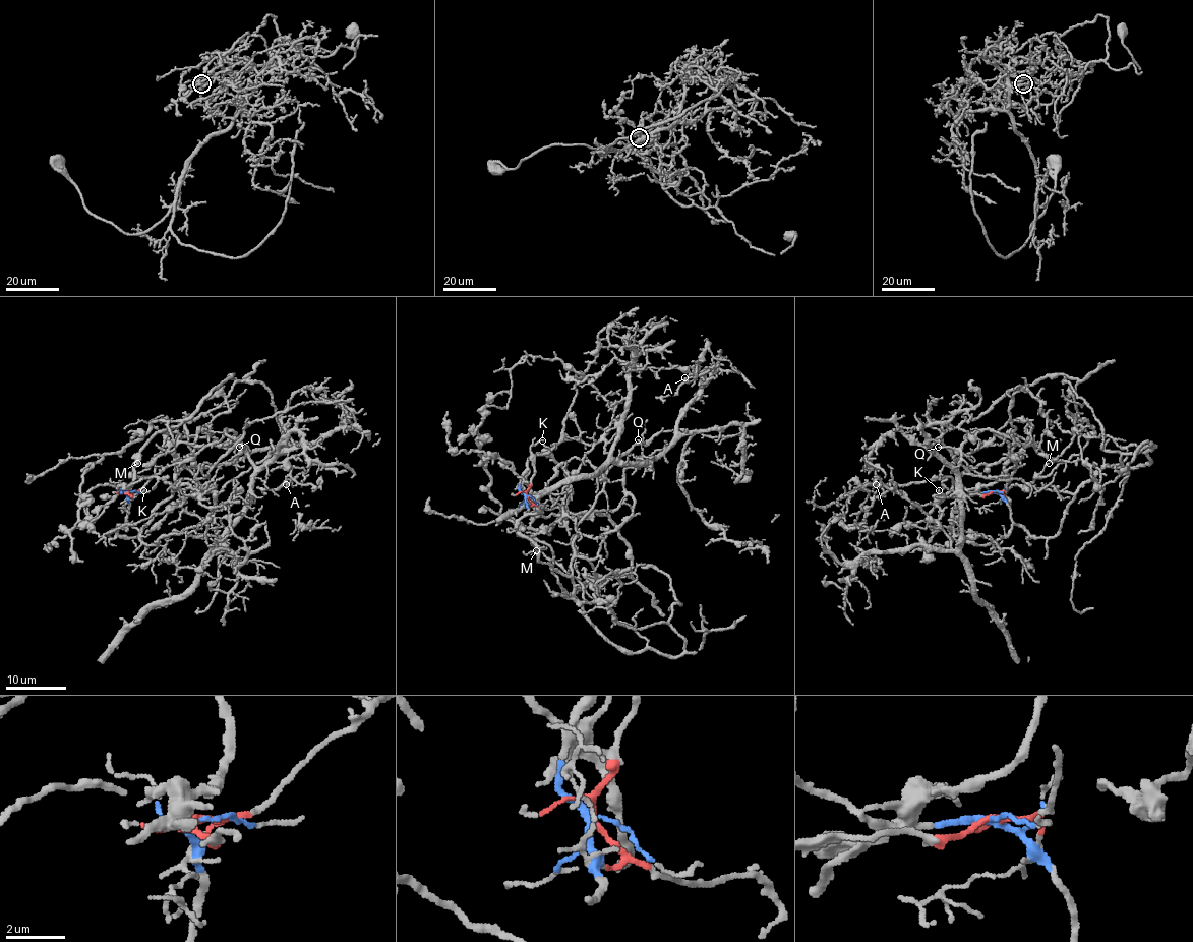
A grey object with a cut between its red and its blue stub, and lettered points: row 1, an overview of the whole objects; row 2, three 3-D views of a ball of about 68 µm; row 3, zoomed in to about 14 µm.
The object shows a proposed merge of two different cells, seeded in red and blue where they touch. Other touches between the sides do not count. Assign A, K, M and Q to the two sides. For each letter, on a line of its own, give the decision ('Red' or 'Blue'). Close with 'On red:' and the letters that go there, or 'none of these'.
A: Red
K: Red
M: Blue
Q: Red
On red: A, K, Q

